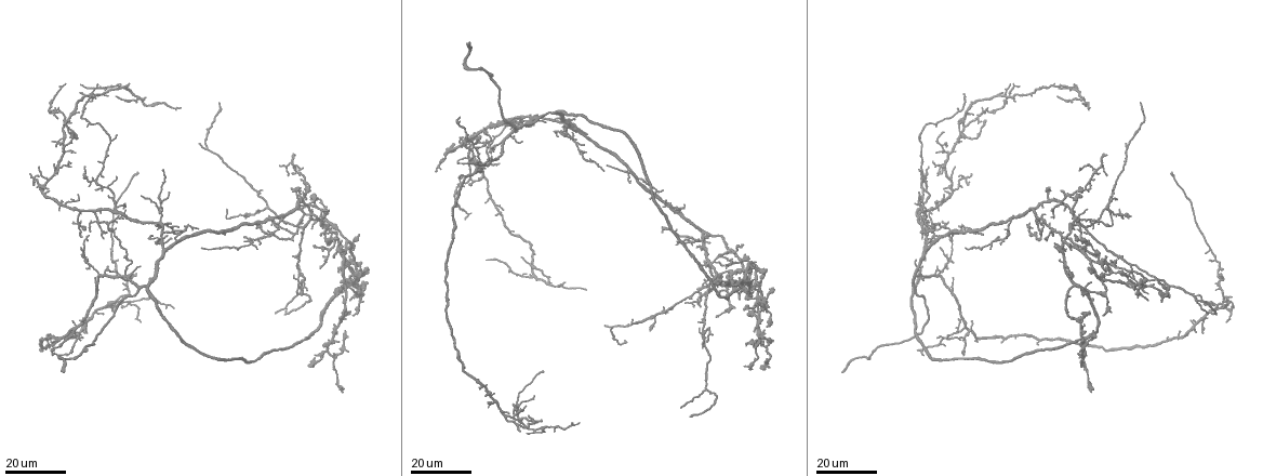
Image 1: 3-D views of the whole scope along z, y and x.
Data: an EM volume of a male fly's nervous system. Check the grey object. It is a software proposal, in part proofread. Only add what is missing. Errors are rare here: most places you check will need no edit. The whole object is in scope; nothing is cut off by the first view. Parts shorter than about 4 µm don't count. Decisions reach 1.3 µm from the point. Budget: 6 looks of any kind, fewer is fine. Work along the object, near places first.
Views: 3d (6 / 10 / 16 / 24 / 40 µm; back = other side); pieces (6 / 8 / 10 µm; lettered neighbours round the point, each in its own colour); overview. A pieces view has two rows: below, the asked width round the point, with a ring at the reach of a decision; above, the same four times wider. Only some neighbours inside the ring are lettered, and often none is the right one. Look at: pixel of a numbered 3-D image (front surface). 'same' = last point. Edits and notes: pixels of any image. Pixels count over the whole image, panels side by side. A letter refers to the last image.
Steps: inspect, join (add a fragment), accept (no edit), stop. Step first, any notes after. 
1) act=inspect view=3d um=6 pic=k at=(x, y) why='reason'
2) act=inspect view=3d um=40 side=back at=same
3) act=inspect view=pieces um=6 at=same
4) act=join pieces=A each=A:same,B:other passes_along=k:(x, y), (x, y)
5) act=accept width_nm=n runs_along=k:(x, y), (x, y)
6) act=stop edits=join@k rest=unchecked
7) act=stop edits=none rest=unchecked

act=inspect view=3d um=16 pic=1 at=(844, 373) why='long arm stops here'

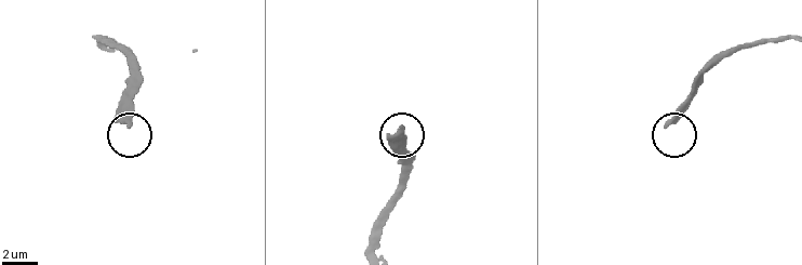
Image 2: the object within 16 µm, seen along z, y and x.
act=inspect view=pieces um=10 pic=2 at=(400, 126) why='what lies round it'

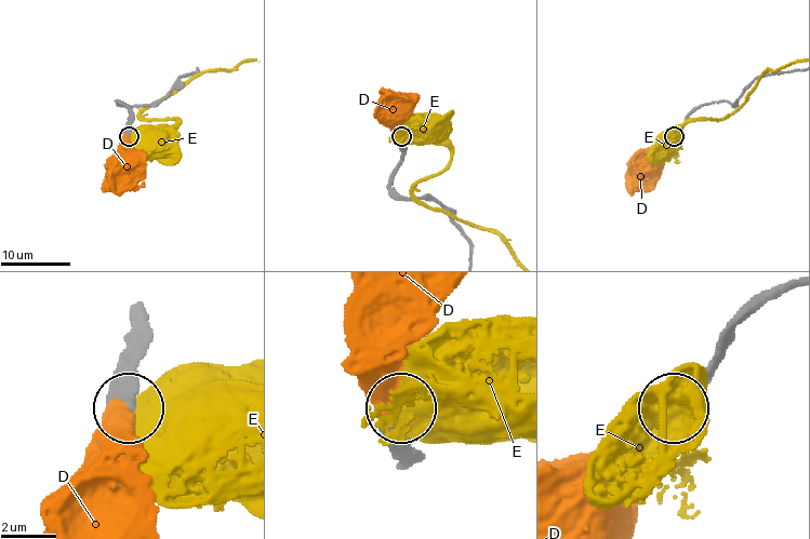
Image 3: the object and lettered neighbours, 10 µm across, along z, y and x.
act=join pieces=D each=D:same,E:other passes_along=3:(133, 329), (133, 383), (119, 406), (121, 509) found='the neuron continues'

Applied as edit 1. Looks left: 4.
act=inspect view=3d um=24 pic=1 at=(935, 229) why='tapers out'

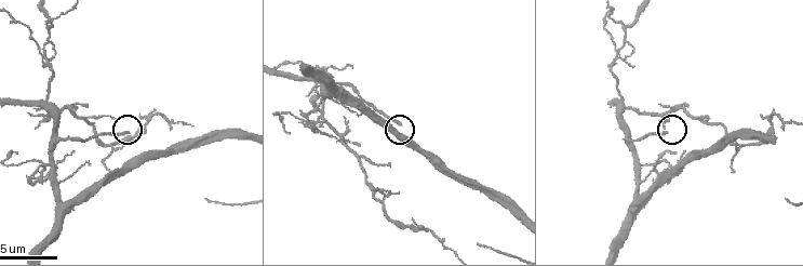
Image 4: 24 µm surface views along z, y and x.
act=inspect view=pieces um=10 pic=4 at=(665, 132) why='what lies round it'

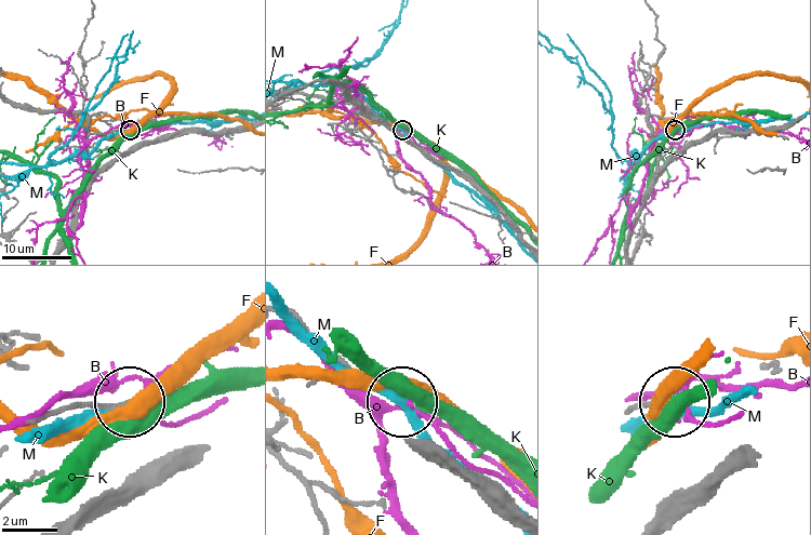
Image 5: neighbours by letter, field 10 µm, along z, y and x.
act=accept each=B:other,F:other,K:other,M:other runs_along=5:(37, 419), (71, 405), (125, 401) found='no lettered fragment goes on from it'

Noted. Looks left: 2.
act=inspect view=3d um=24 pic=1 at=(984, 118) why='end of a long branch'

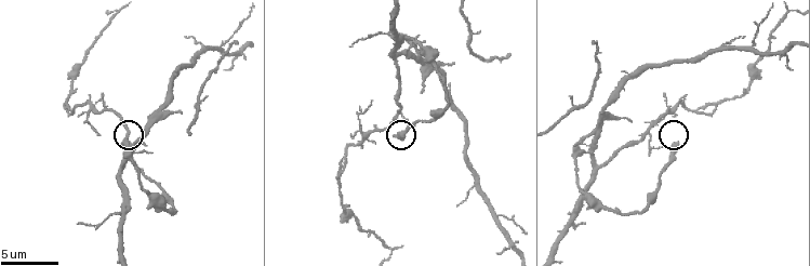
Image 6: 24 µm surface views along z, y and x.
act=inspect view=pieces um=6 pic=6 at=(402, 138)

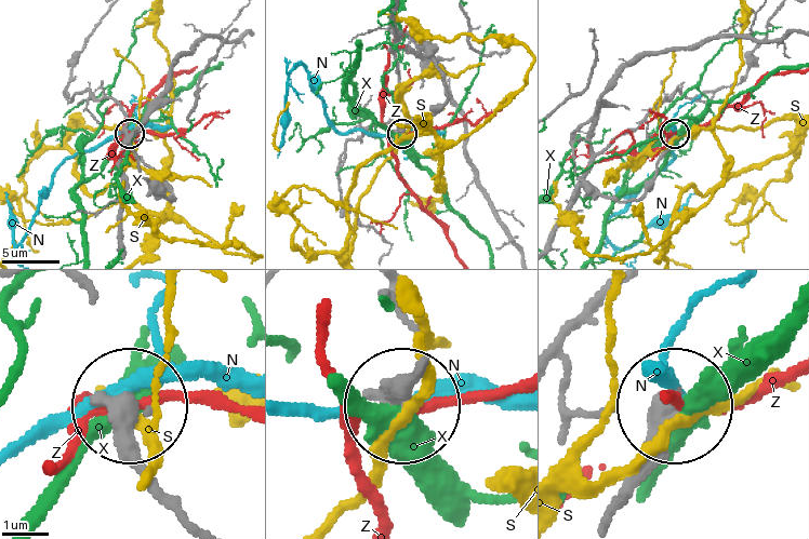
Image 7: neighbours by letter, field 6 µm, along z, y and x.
act=accept each=N:other,S:other,X:other,Z:other runs_along=7:(175, 499), (129, 409) found='none of them fits'

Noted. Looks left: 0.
act=stop edits=join@3 rest=unchecked

